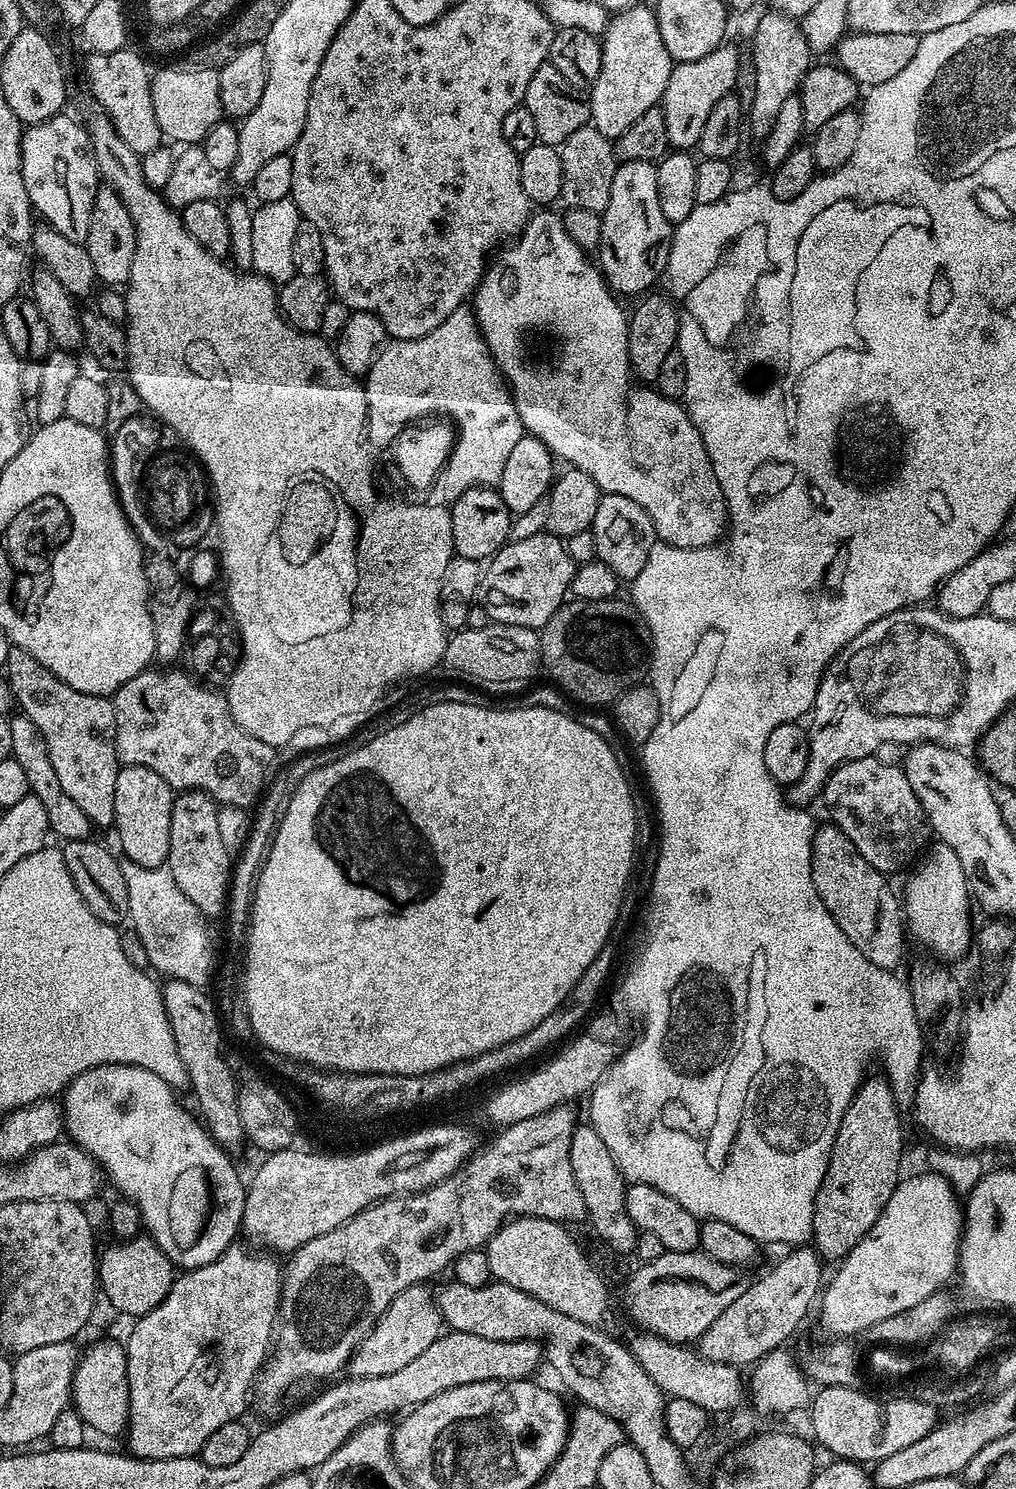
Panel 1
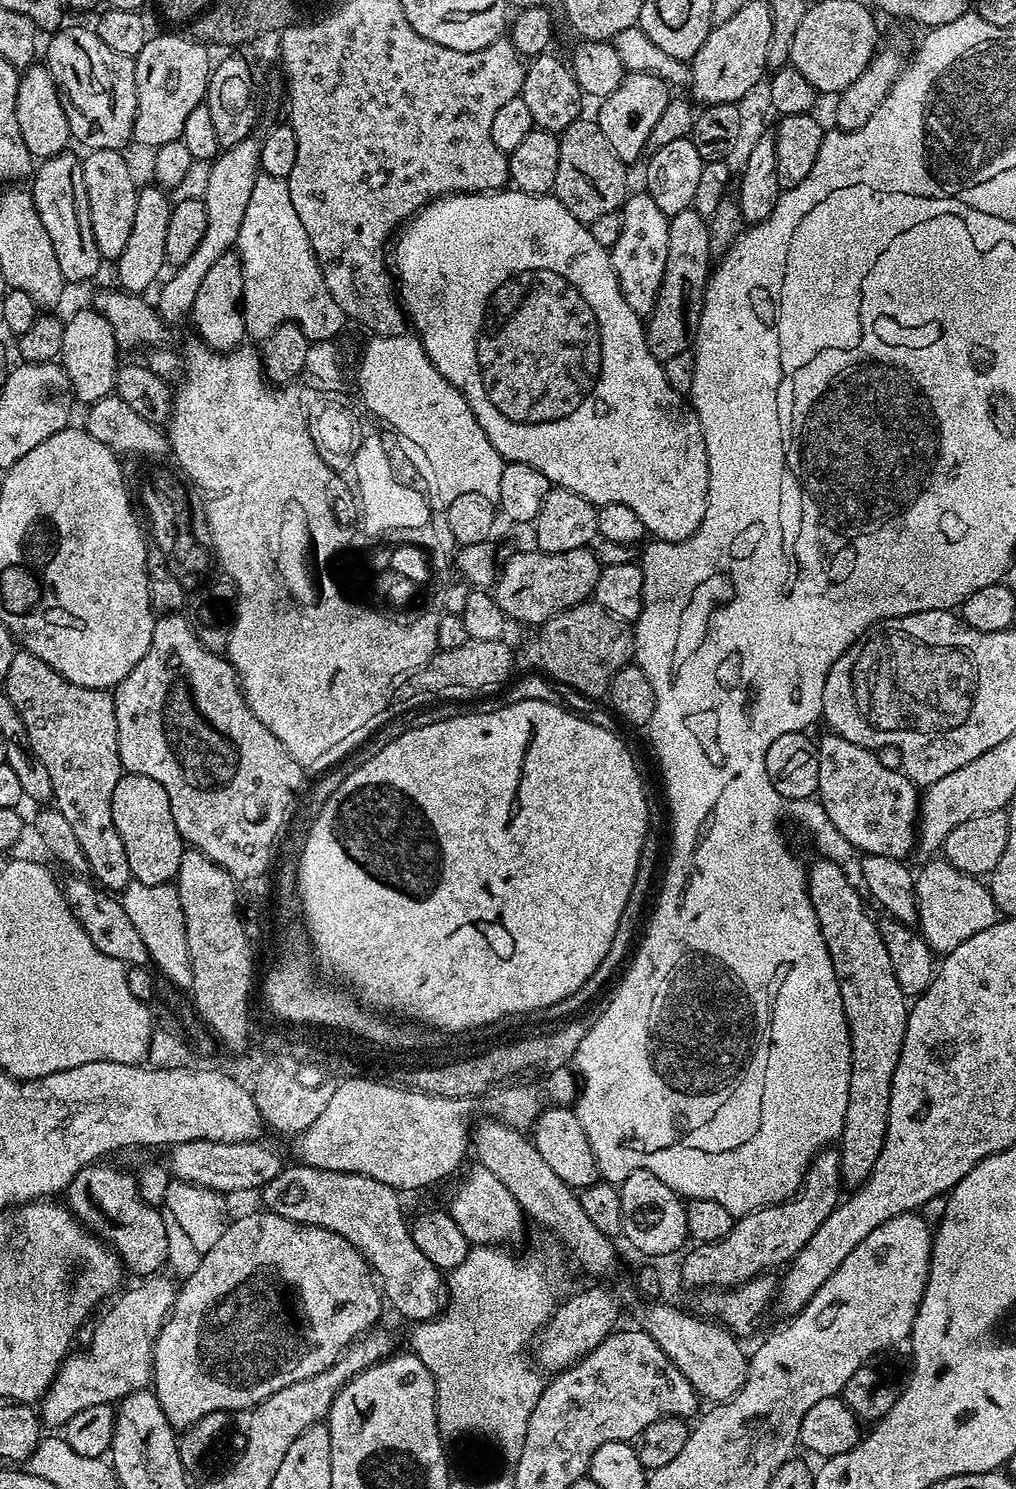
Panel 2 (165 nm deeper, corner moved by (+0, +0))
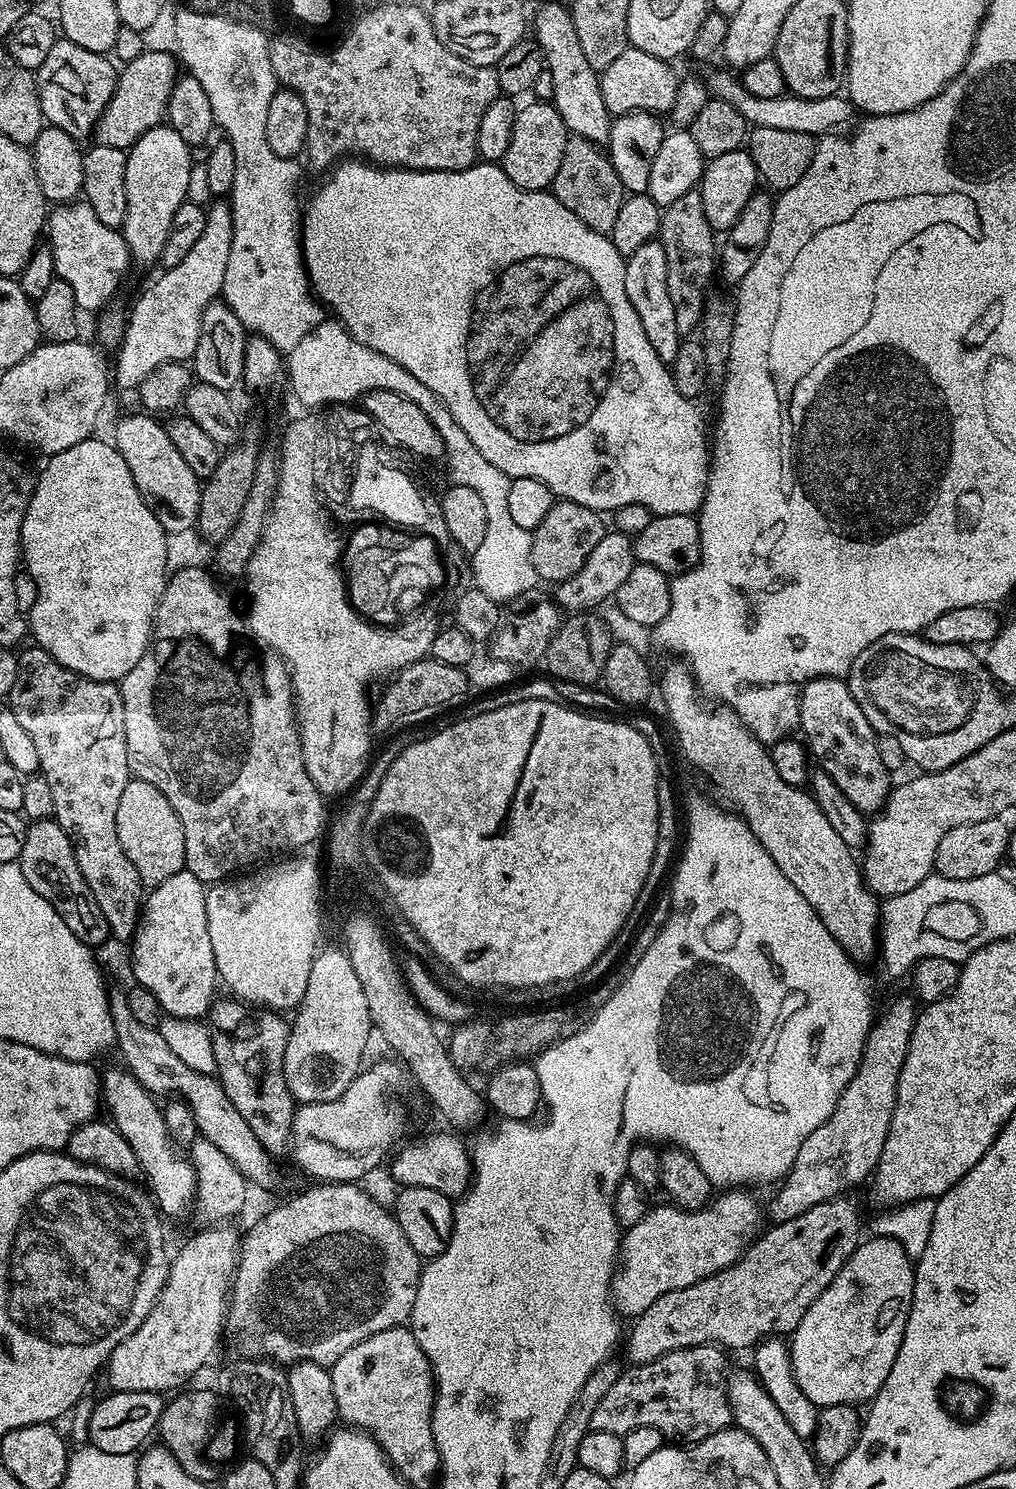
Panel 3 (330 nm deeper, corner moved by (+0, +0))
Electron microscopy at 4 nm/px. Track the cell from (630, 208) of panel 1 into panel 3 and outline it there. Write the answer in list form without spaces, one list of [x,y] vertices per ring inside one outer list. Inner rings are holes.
[[[659,239],[646,242],[646,246],[638,246],[634,254],[627,256],[624,262],[626,270],[626,298],[630,298],[630,306],[634,306],[638,318],[642,322],[642,330],[646,330],[646,339],[654,346],[654,354],[662,358],[662,362],[672,365],[674,356],[678,354],[678,346],[682,334],[678,330],[678,322],[674,319],[674,306],[670,302],[670,286],[666,286],[666,250]]]

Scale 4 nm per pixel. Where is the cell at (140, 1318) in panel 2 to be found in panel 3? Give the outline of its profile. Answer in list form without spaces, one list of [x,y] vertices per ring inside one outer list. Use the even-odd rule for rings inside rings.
[[[232,1226],[205,1227],[205,1232],[190,1237],[180,1253],[171,1257],[168,1281],[156,1305],[146,1314],[142,1326],[110,1354],[106,1373],[115,1391],[164,1394],[167,1388],[179,1389],[211,1358],[216,1343],[222,1340],[242,1239],[239,1231],[228,1227]]]

